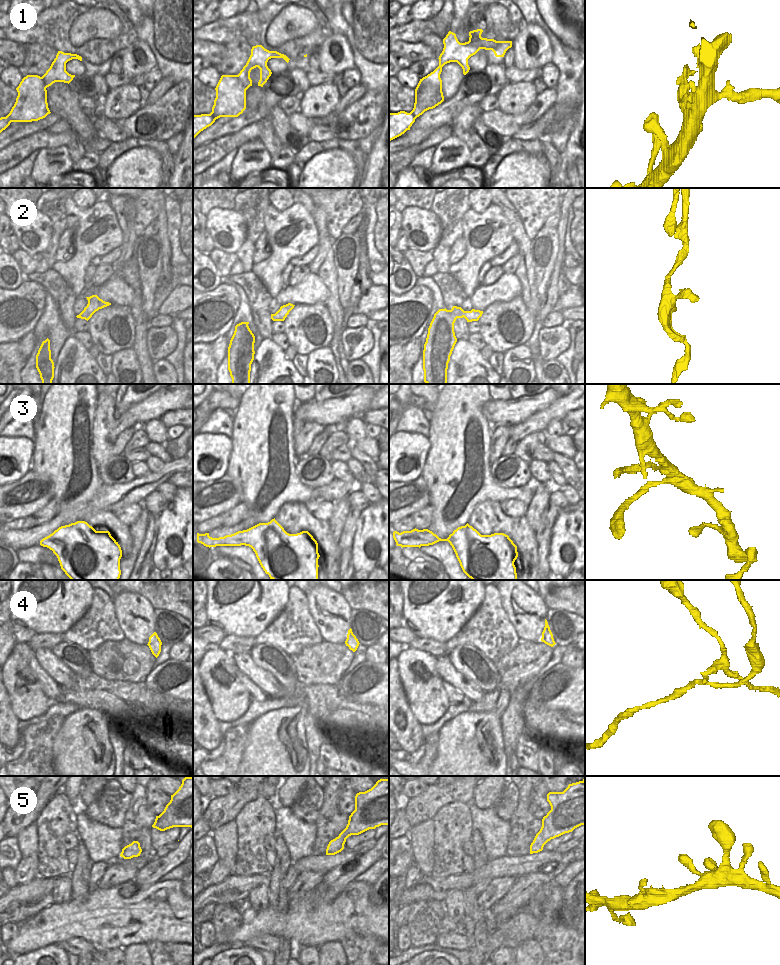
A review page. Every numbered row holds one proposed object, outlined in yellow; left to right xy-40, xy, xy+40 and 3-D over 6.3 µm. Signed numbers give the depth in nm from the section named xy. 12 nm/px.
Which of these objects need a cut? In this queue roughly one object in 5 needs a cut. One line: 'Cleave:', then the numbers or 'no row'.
Cleave: 4

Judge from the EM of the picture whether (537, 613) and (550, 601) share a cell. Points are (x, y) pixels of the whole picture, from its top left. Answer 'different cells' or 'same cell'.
different cells

